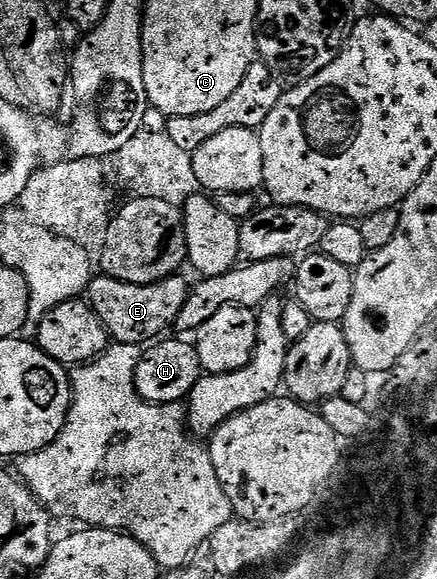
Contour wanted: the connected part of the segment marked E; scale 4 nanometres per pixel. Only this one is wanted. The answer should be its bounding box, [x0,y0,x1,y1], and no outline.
[87,276,190,346]

